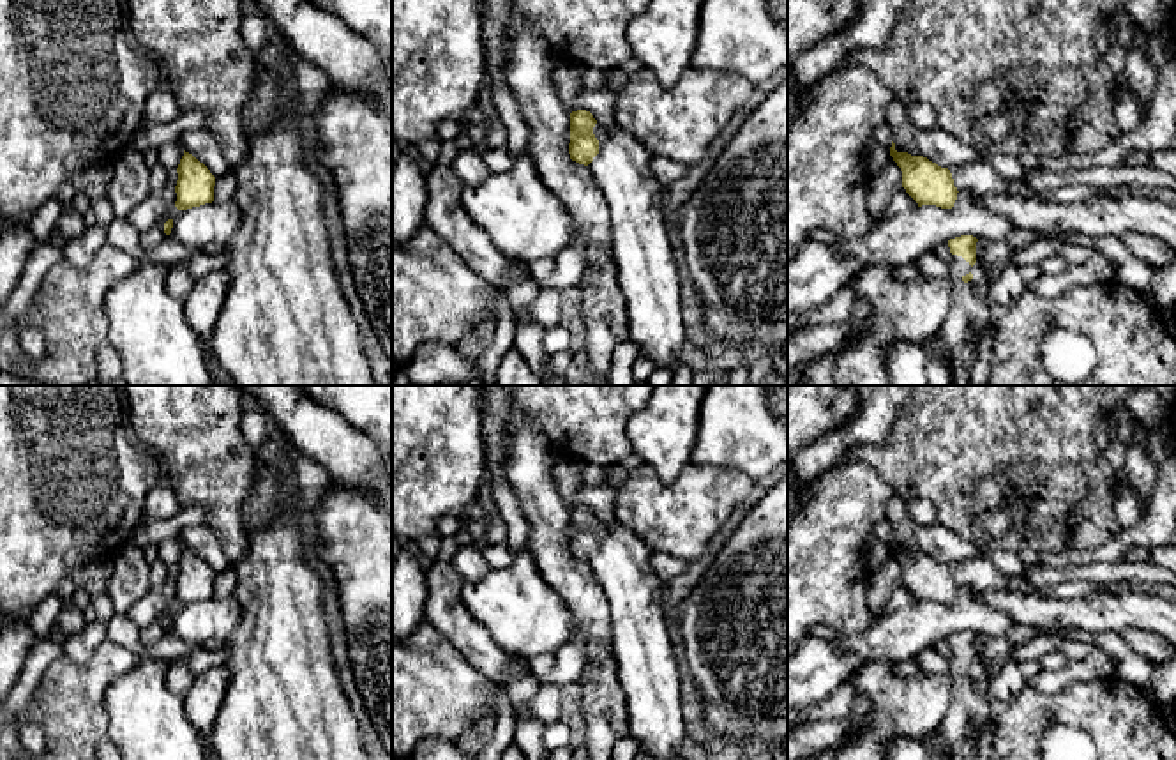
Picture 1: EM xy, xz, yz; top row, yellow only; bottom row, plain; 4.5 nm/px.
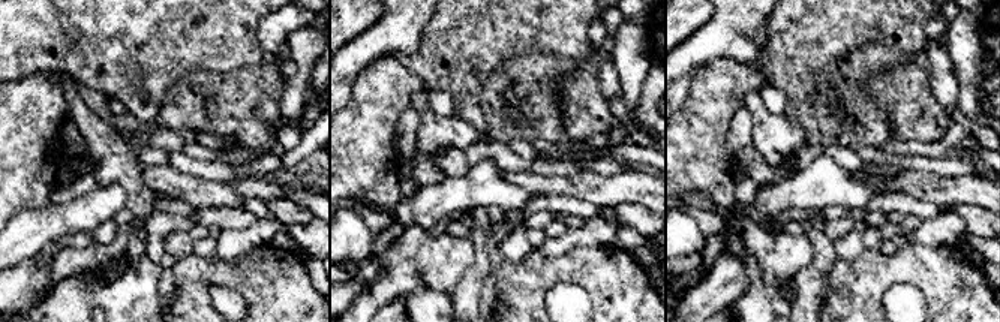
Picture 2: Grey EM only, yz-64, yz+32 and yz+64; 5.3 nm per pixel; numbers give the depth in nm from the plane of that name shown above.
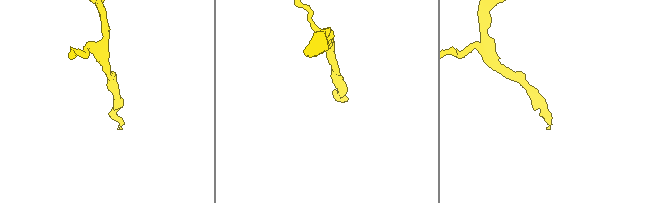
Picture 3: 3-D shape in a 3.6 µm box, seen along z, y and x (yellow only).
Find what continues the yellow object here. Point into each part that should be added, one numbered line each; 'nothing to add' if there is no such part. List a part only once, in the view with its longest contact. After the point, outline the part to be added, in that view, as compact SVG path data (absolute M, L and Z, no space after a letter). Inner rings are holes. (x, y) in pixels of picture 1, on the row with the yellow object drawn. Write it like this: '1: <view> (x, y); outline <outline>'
1: yz (957, 338); outline M952 255L946 277L954 290L954 302L934 341L939 355L952 364L954 385L969 385L980 331L989 318L992 300L975 288L980 279L978 263L971 267L962 256Z

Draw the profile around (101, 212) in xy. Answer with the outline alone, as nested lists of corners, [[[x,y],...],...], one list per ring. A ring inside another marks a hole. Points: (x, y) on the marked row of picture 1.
[[[108,196],[95,198],[87,205],[88,219],[95,226],[109,226],[113,219],[117,219],[111,201]]]

